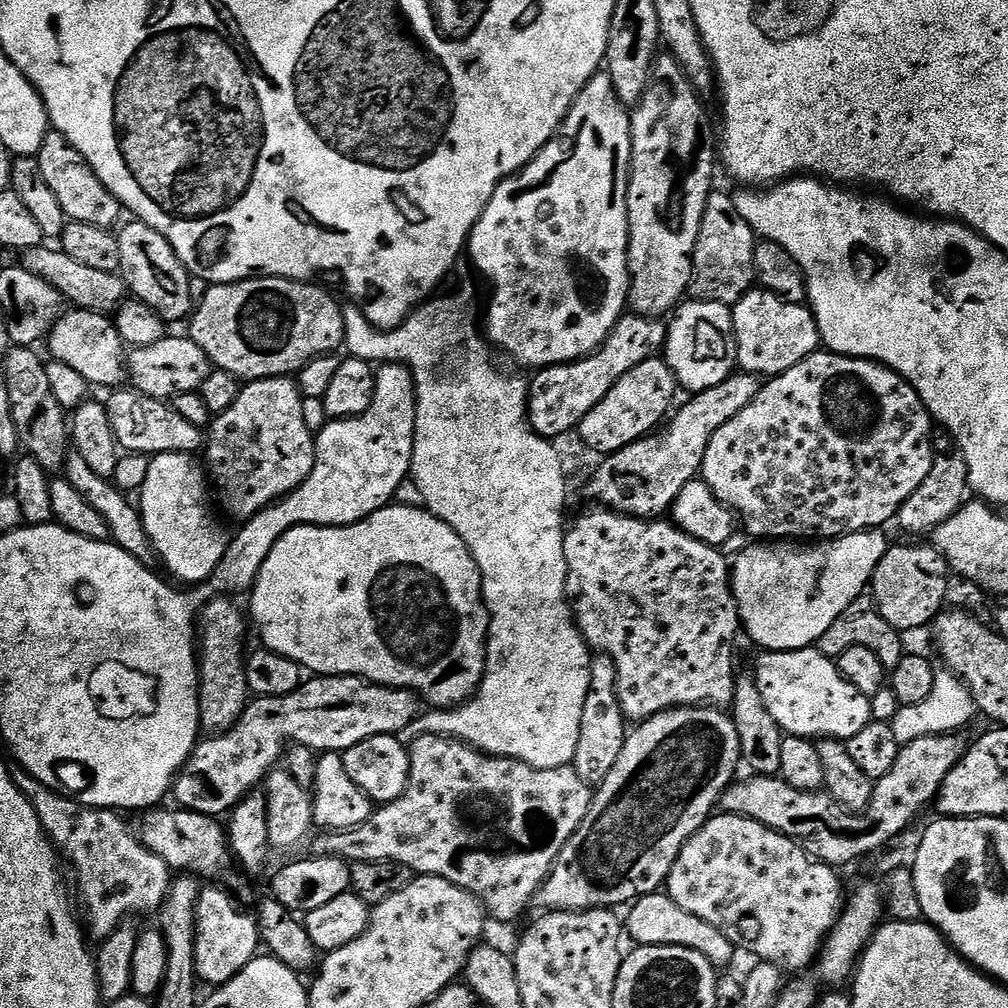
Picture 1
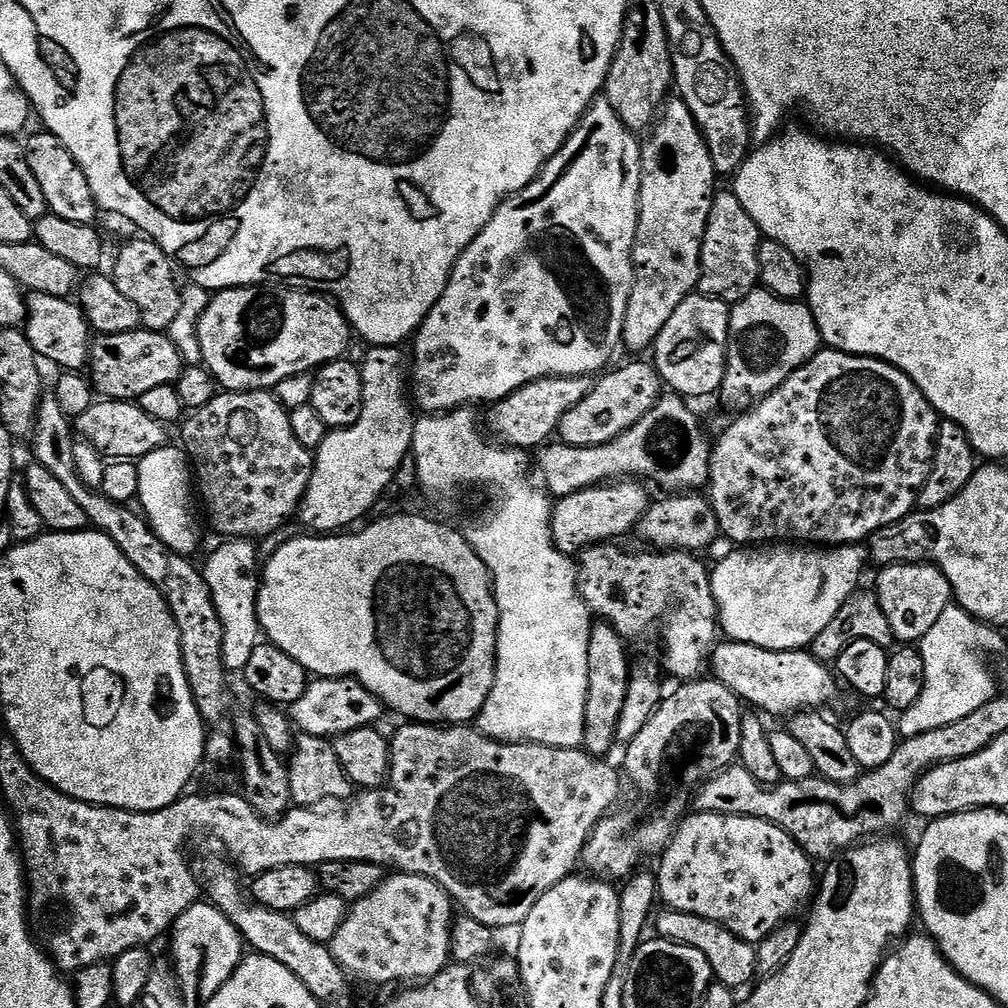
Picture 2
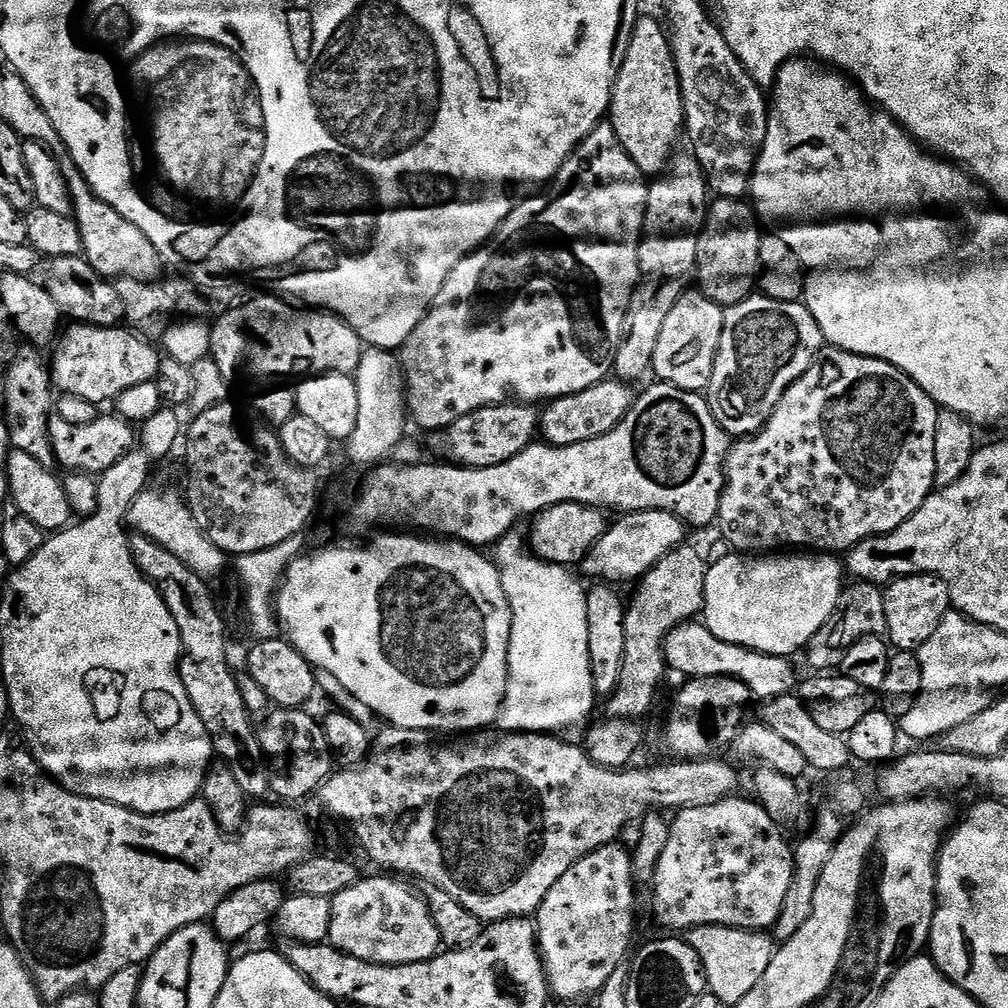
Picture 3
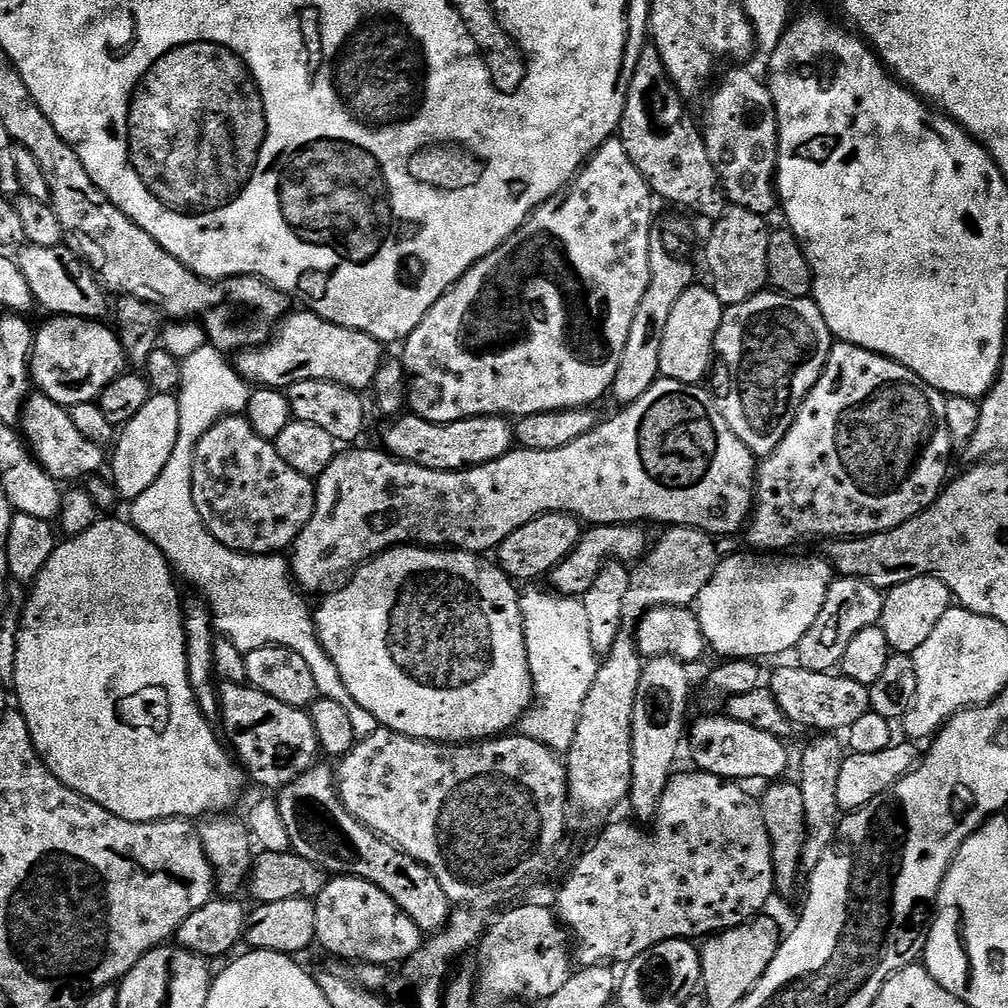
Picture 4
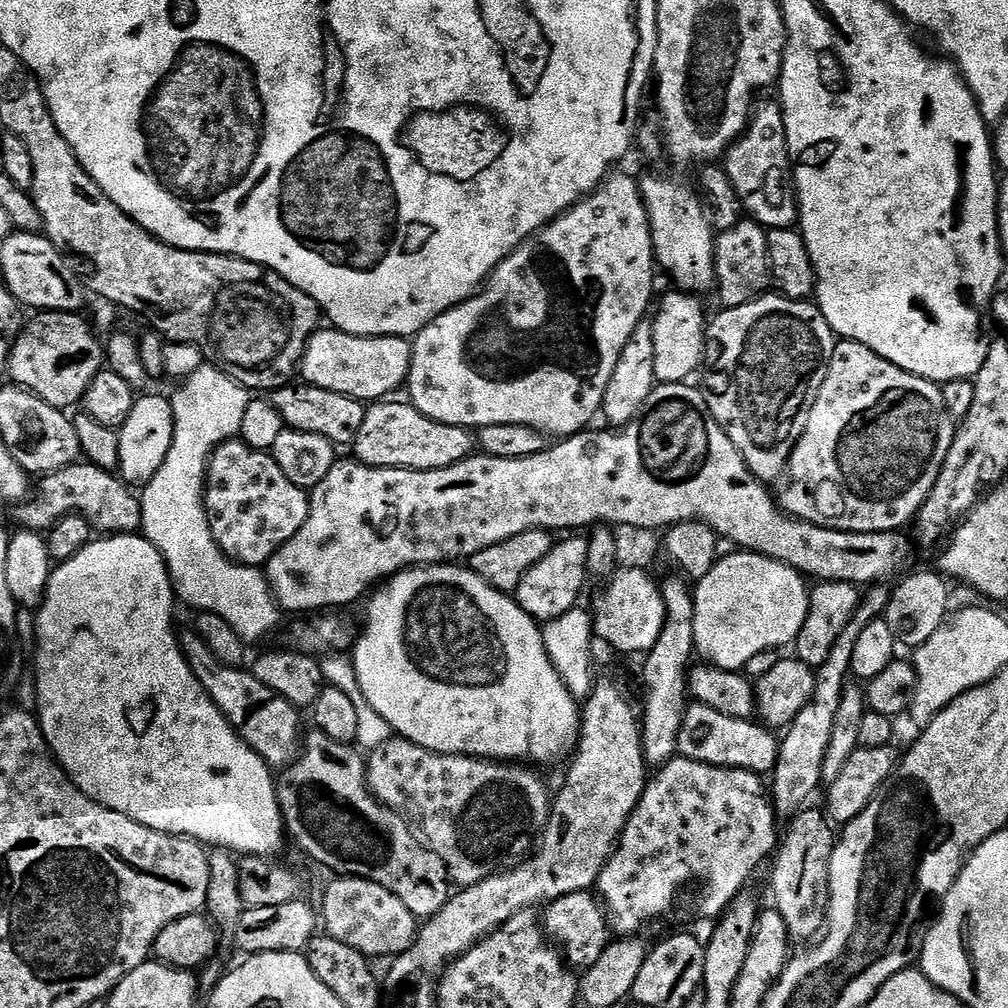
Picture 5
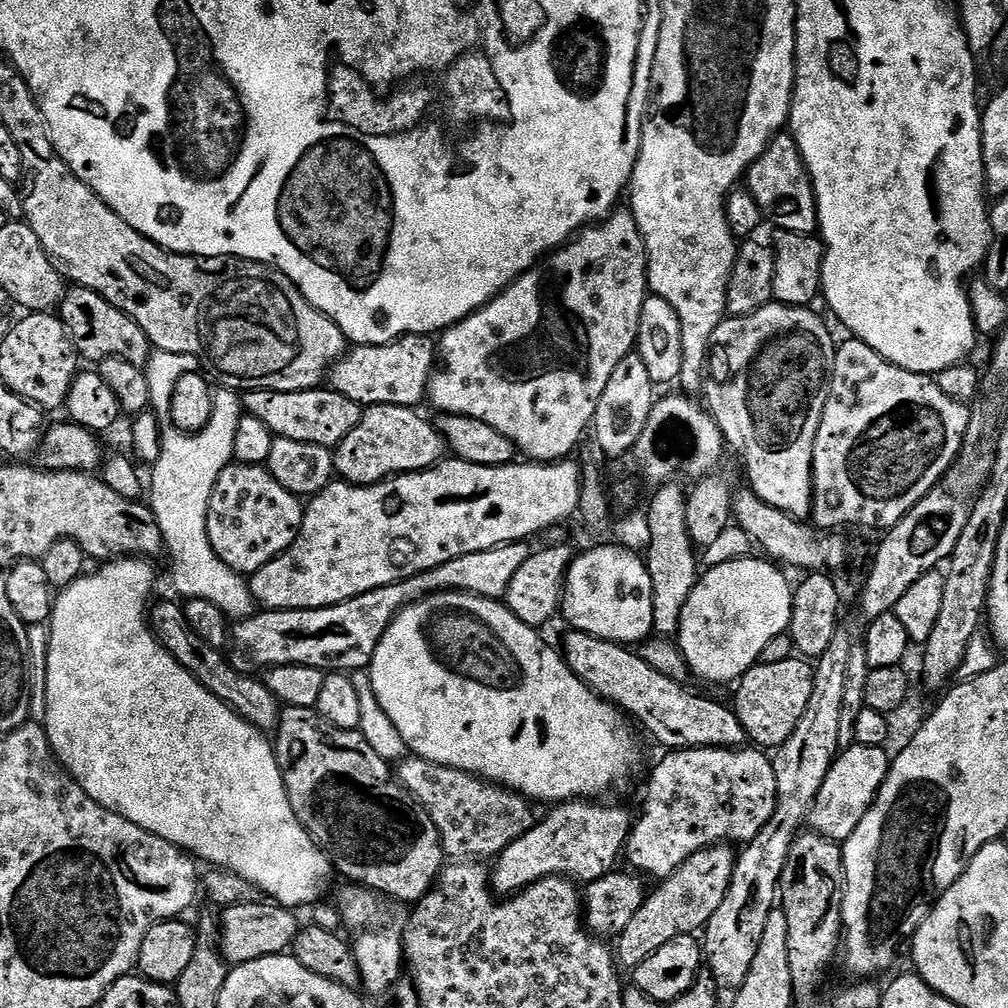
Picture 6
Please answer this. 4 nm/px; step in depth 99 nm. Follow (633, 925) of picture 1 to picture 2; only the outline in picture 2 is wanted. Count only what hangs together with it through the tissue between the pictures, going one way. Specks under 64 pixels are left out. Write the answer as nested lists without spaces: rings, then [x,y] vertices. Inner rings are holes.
[[[664,910],[664,913],[659,916],[660,913],[654,920],[655,935],[662,940],[675,940],[678,944],[694,946],[694,950],[702,950],[702,954],[706,954],[706,962],[710,962],[713,977],[719,983],[733,990],[741,990],[740,988],[744,987],[747,989],[757,979],[755,944],[746,943],[718,922],[698,918],[698,914]]]

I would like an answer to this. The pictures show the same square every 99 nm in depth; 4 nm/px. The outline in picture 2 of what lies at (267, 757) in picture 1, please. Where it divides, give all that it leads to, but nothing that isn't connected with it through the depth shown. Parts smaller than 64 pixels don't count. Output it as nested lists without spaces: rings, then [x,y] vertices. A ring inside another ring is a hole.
[[[326,676],[313,679],[309,683],[308,689],[302,694],[302,698],[298,698],[298,702],[291,705],[290,719],[303,735],[335,738],[346,734],[350,730],[373,727],[377,723],[376,719],[383,712],[386,712],[385,705],[381,704],[373,692],[366,690],[366,686],[362,686],[359,680],[351,676]]]

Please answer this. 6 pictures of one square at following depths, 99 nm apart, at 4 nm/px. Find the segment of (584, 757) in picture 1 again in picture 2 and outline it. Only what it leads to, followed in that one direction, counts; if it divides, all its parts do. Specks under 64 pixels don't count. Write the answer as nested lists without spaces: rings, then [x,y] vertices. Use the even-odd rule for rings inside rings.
[[[595,623],[590,634],[590,645],[587,650],[587,698],[586,698],[586,723],[583,727],[583,749],[597,758],[609,755],[608,752],[616,744],[618,719],[621,718],[622,705],[625,702],[631,676],[631,661],[628,660],[626,642],[614,630],[610,624]]]

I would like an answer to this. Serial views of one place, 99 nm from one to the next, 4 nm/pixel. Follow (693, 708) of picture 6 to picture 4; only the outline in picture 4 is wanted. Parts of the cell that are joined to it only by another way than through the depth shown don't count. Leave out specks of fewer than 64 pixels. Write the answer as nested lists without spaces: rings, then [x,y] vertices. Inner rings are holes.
[[[720,714],[720,716],[704,716],[700,721],[693,723],[690,728],[690,748],[692,744],[692,760],[697,769],[702,772],[709,772],[715,776],[721,776],[724,780],[734,780],[737,782],[749,782],[748,780],[768,780],[764,782],[776,782],[781,779],[780,776],[788,768],[788,748],[781,737],[775,736],[774,734],[766,734],[766,730],[754,730],[754,726],[746,726],[746,722],[738,722],[737,720],[732,720],[726,714]]]

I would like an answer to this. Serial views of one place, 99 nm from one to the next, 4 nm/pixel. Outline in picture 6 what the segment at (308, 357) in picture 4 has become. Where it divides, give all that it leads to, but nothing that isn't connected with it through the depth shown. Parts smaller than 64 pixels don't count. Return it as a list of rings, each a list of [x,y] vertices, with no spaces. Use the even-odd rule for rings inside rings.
[[[431,335],[401,336],[388,344],[349,347],[330,369],[330,387],[361,406],[393,404],[416,408],[419,400],[427,397],[428,383],[437,367],[438,344]]]

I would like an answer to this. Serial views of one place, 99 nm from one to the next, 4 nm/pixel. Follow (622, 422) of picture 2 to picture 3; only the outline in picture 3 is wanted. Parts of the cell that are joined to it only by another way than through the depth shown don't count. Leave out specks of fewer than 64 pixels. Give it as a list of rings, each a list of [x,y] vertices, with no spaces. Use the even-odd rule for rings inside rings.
[[[609,378],[601,384],[590,386],[573,396],[560,396],[557,400],[547,401],[540,412],[539,435],[543,443],[558,446],[574,446],[578,442],[590,442],[594,438],[602,438],[602,434],[610,434],[622,418],[632,408],[637,393],[631,392],[625,381]]]

